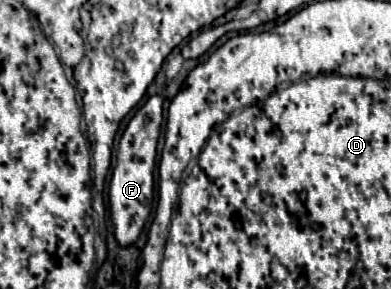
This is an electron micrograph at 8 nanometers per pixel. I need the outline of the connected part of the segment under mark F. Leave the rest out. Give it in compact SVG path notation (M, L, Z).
M153 95L133 115L117 147L117 165L113 169L113 179L109 185L109 207L111 207L111 221L115 227L115 239L121 247L129 247L139 239L151 211L153 169L157 159L157 141L161 133L161 123L163 123L163 99L159 95Z

